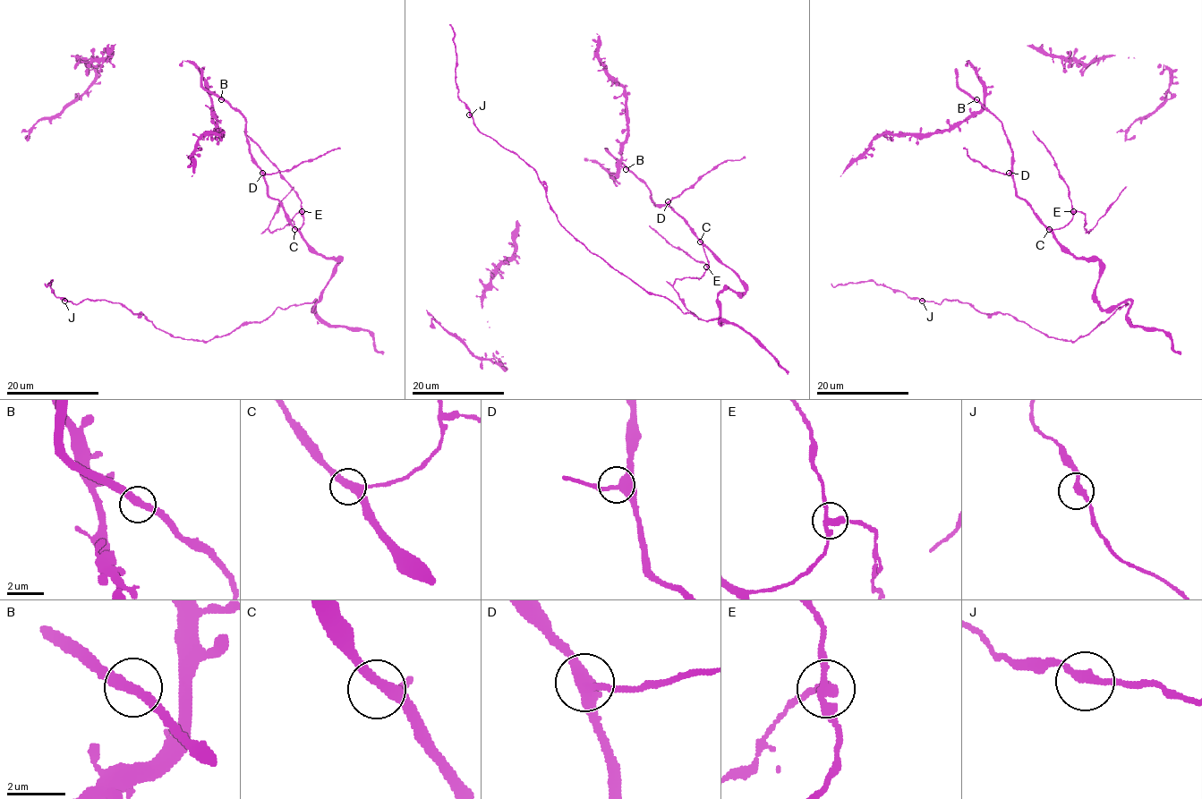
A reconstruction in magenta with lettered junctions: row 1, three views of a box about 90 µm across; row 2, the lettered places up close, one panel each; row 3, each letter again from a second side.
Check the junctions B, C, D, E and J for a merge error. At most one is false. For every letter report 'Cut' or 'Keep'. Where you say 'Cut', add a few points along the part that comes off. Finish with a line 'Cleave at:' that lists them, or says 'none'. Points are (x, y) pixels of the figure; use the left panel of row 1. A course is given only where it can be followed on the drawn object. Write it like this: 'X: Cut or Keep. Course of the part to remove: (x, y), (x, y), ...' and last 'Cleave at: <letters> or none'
B: Keep
C: Keep
D: Keep
E: Cut. Course of the part to remove: (302, 211), (282, 228), (272, 232), (268, 229), (277, 204), (294, 187)
J: Keep
Cleave at: E

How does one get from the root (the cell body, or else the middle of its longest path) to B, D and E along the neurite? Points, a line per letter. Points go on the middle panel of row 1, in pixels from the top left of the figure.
B: (701, 242), (669, 206), (656, 206), (652, 200), (650, 190), (626, 169)
D: (701, 242), (668, 201)
E: (701, 242), (707, 266)

